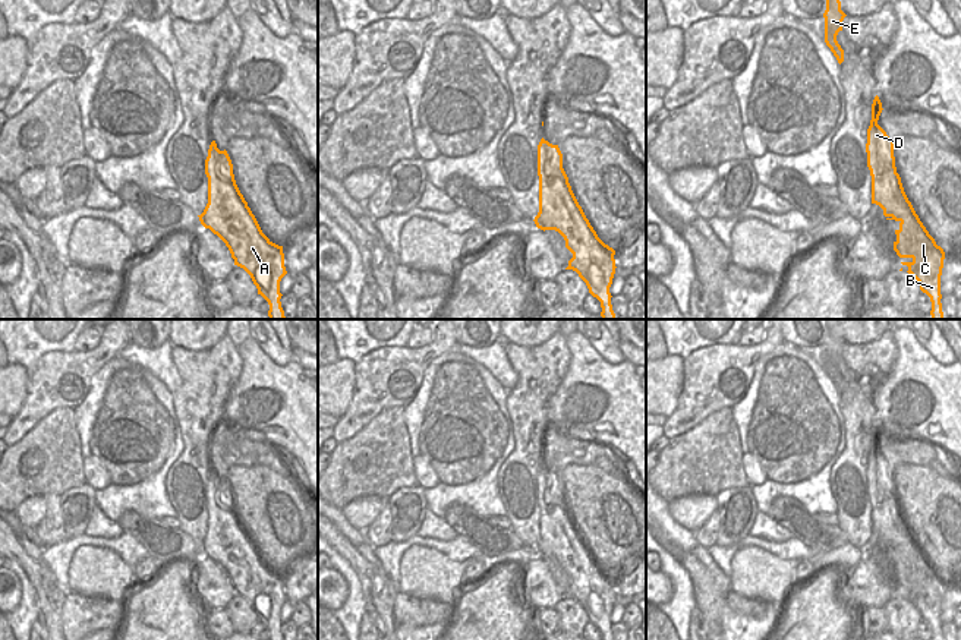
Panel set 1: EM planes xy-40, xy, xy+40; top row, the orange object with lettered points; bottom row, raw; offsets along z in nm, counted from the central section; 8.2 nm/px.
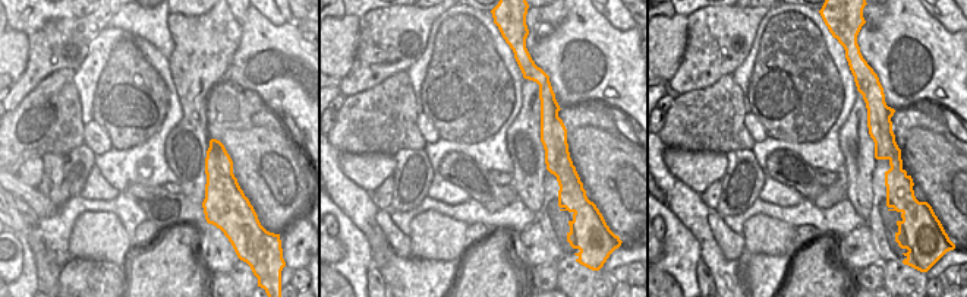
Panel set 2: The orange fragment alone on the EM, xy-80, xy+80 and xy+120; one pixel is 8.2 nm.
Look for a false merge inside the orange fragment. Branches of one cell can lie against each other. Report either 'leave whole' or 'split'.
split

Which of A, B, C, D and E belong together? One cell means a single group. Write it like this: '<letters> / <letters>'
A B D E / C

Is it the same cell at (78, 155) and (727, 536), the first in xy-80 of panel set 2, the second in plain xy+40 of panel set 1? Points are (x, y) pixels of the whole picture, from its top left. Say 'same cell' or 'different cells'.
same cell

